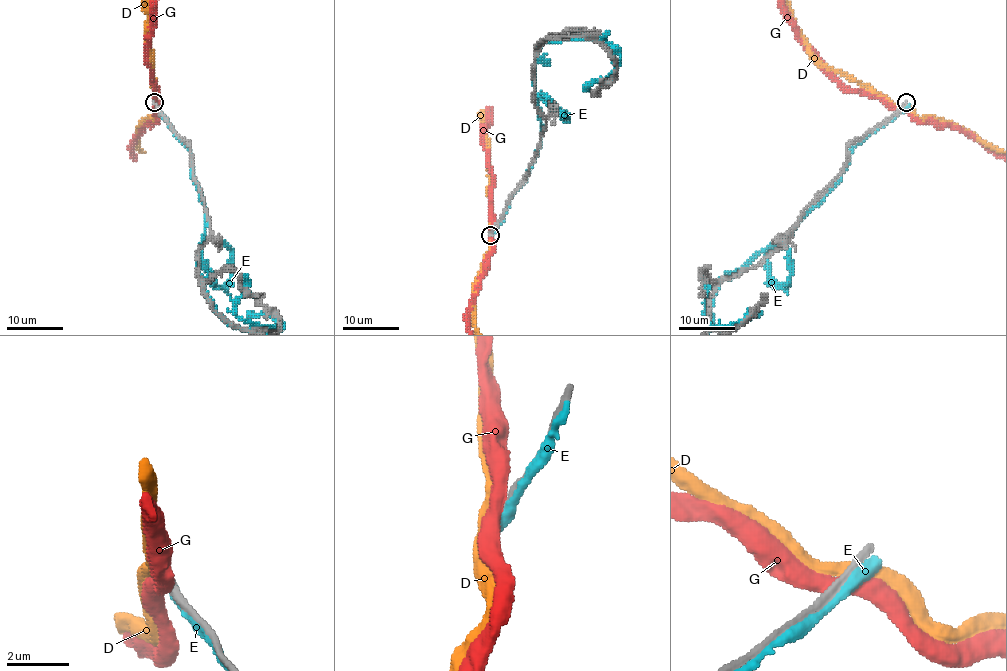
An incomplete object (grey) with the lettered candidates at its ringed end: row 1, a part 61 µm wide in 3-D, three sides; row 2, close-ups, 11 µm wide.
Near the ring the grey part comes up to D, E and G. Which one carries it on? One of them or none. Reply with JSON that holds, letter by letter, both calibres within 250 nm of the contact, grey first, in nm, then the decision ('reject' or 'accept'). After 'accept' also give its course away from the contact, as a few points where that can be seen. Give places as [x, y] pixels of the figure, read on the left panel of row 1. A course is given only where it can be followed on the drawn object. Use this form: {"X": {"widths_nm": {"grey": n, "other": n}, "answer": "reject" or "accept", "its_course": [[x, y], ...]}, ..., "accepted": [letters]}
{"D": {"widths_nm": {"grey": 280, "other": 400}, "answer": "reject"}, "E": {"widths_nm": {"grey": 240, "other": 240}, "answer": "reject"}, "G": {"widths_nm": {"grey": 240, "other": 480}, "answer": "reject"}, "accepted": []}

